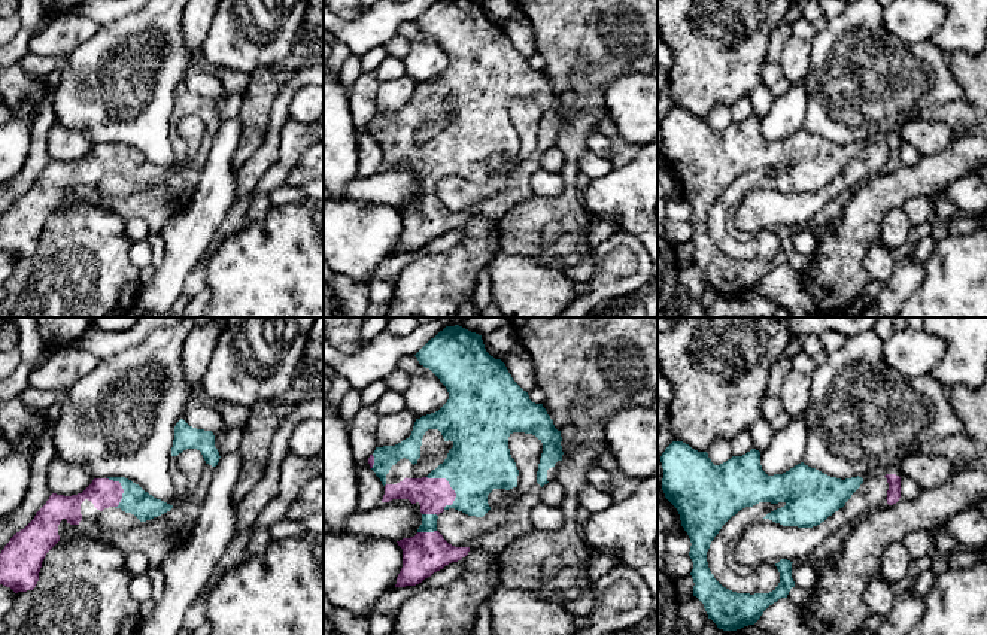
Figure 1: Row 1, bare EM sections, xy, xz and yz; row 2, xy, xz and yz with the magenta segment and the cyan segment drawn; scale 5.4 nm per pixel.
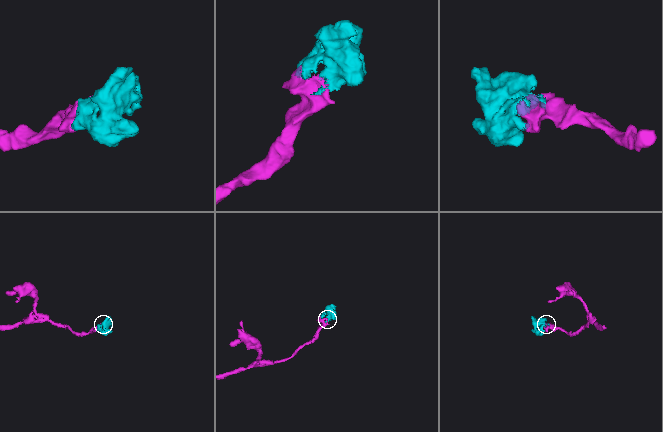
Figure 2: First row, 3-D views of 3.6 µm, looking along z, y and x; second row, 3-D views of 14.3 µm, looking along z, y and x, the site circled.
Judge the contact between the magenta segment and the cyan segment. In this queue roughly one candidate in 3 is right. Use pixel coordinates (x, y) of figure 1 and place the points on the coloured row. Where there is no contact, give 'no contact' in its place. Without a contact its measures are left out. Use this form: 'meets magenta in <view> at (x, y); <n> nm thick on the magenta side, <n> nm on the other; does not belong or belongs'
meets magenta in xz at (448, 483); 180 nm thick on the magenta side, 320 nm on the other; belongs

